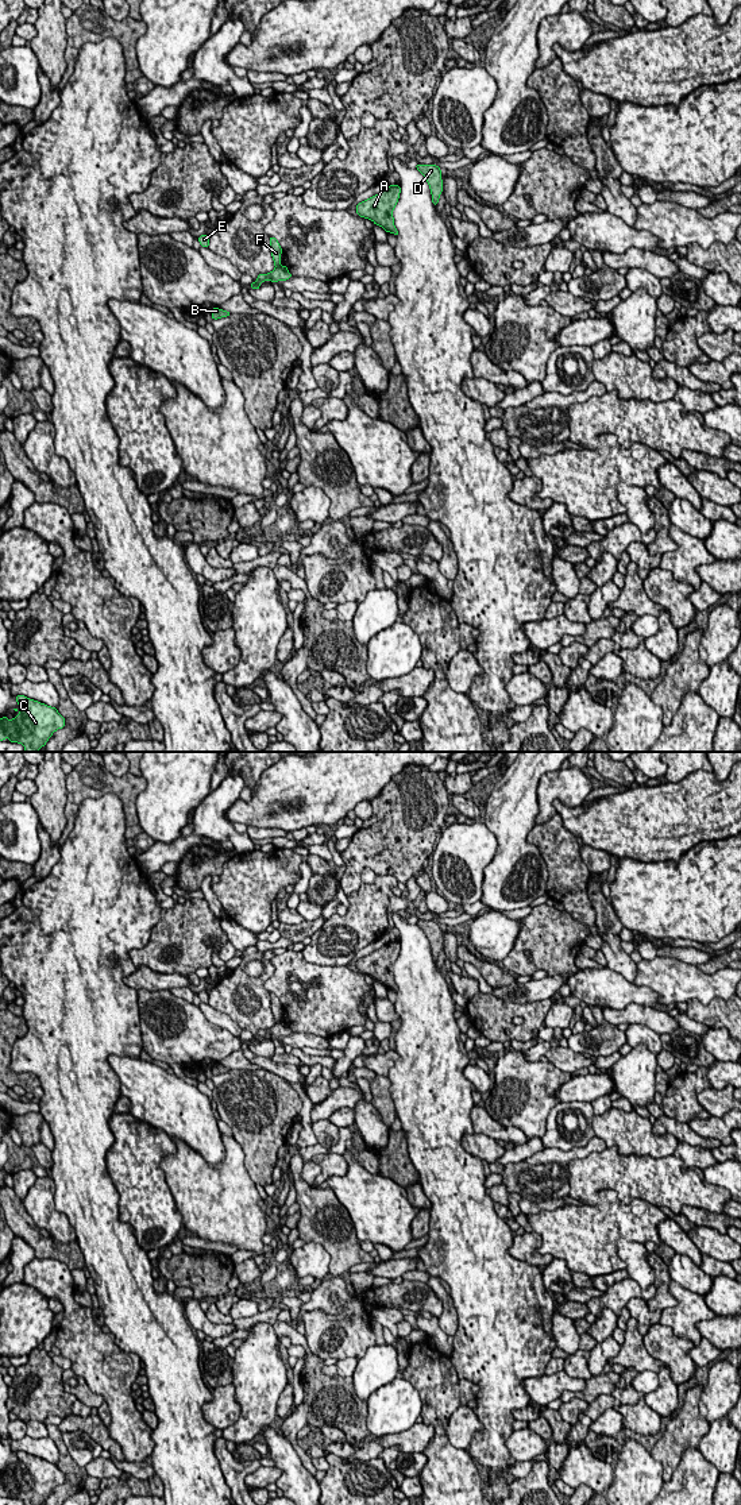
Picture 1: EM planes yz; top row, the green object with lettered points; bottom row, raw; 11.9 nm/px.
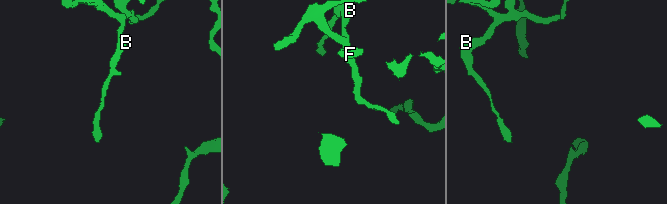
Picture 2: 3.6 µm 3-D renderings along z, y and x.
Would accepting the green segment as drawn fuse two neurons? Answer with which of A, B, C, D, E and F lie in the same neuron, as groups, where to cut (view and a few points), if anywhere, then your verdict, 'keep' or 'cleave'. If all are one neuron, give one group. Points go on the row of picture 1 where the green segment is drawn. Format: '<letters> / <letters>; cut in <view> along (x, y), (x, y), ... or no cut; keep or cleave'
A C D F / B E; cut in yz along (280, 265), (276, 267); cleave

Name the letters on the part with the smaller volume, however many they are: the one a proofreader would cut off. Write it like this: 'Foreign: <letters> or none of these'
Foreign: B, E

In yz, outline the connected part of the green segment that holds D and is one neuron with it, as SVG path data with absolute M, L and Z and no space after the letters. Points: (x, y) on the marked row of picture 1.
M416 165L416 169L422 173L425 177L431 194L432 202L437 207L439 197L443 192L443 180L441 180L441 170L436 165Z

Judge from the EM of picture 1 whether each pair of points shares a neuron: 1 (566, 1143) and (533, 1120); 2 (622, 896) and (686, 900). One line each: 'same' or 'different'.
1: different
2: same

